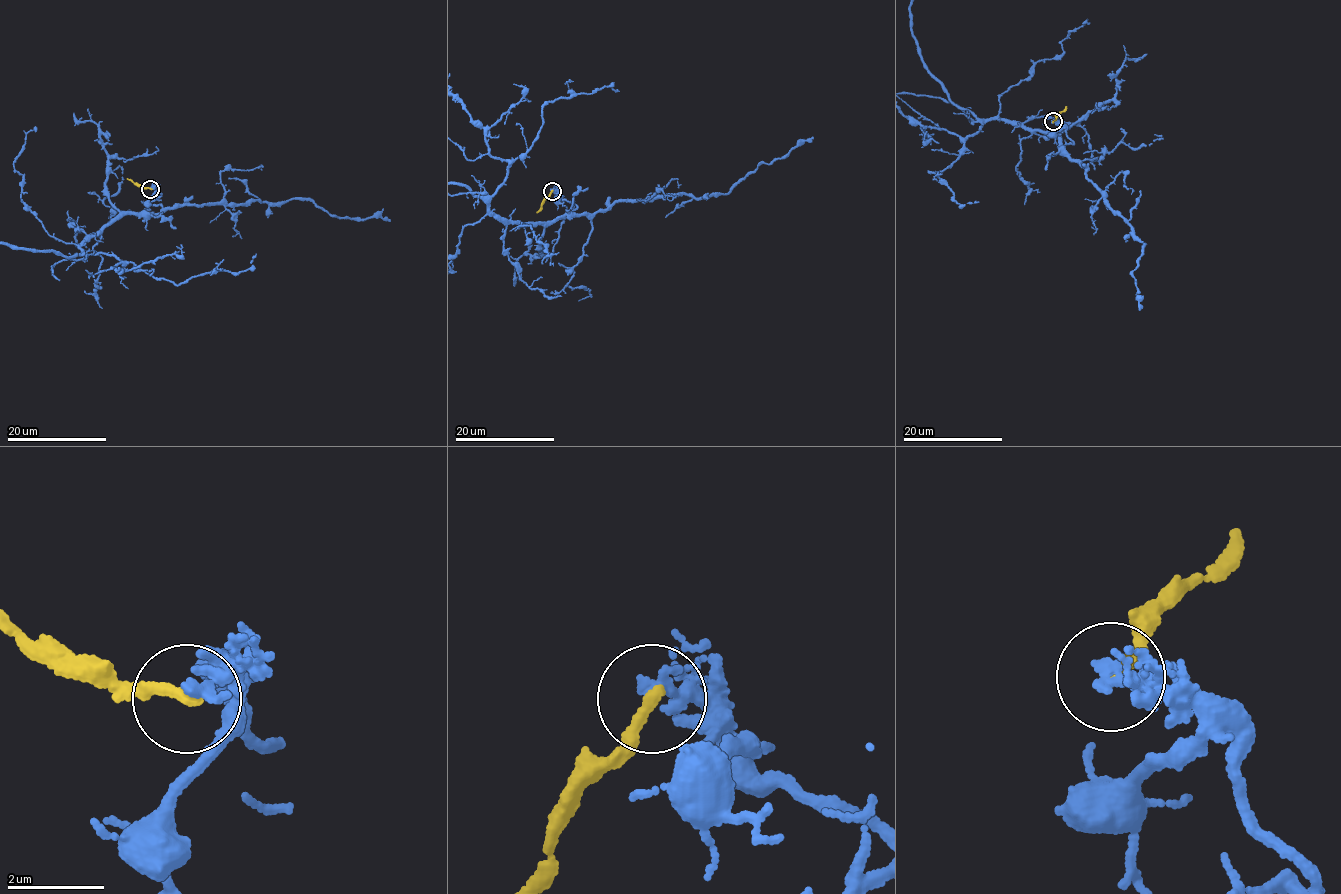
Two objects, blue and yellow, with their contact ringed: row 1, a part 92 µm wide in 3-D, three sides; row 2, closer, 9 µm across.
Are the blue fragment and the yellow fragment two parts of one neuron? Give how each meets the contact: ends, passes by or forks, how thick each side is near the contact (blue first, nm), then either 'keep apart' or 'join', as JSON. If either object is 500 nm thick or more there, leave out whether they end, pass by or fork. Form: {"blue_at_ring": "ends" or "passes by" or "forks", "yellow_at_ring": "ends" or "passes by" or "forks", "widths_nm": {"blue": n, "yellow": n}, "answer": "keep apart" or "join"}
{"blue_at_ring": "ends", "yellow_at_ring": "ends", "widths_nm": {"blue": 240, "yellow": 260}, "answer": "keep apart"}

